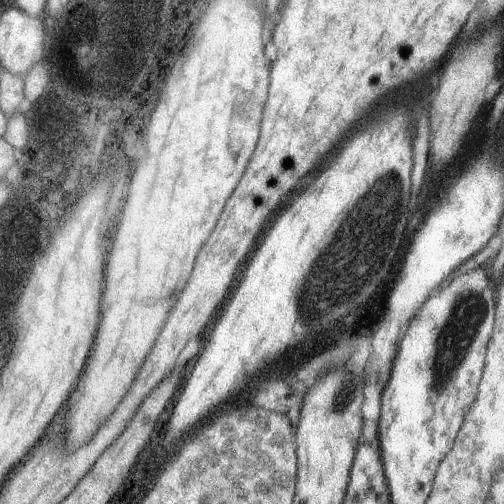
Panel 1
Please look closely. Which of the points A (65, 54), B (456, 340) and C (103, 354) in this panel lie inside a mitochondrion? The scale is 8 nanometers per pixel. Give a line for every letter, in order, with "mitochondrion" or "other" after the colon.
A: other
B: mitochondrion
C: other

